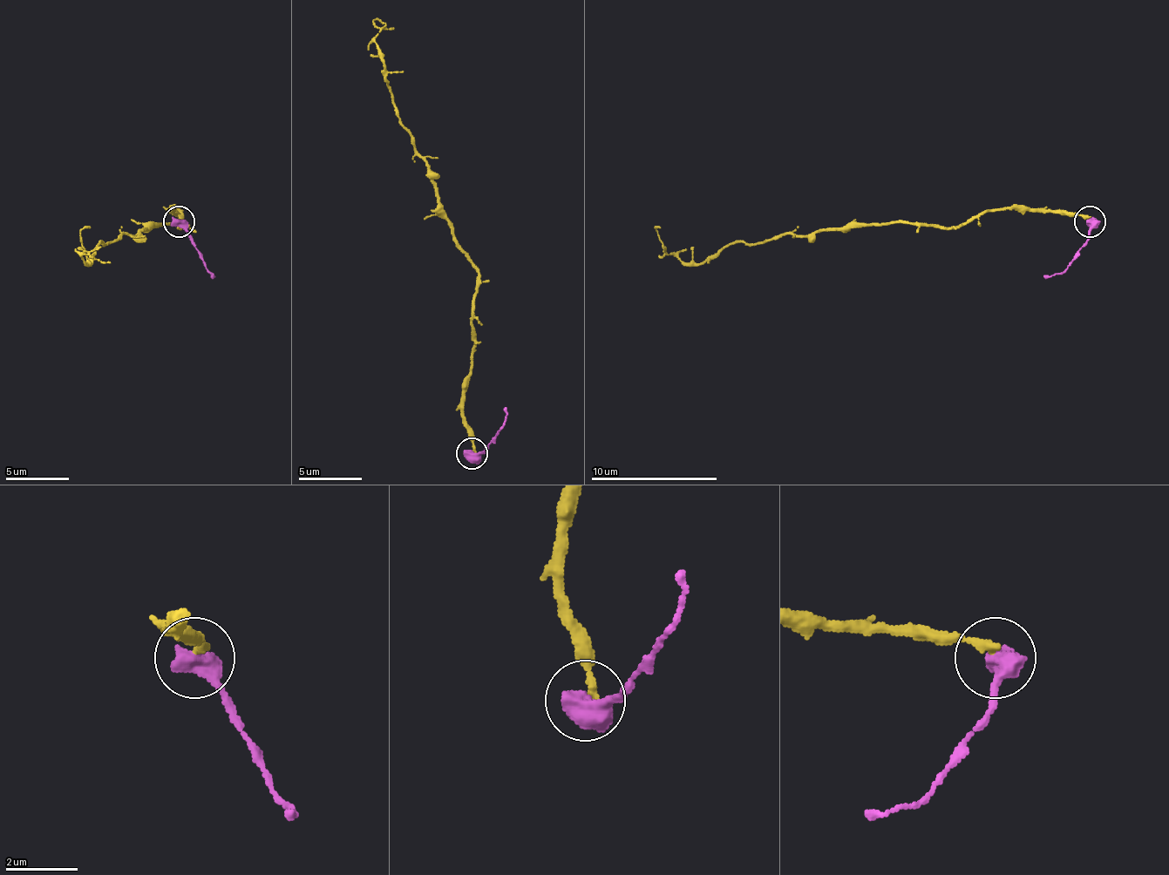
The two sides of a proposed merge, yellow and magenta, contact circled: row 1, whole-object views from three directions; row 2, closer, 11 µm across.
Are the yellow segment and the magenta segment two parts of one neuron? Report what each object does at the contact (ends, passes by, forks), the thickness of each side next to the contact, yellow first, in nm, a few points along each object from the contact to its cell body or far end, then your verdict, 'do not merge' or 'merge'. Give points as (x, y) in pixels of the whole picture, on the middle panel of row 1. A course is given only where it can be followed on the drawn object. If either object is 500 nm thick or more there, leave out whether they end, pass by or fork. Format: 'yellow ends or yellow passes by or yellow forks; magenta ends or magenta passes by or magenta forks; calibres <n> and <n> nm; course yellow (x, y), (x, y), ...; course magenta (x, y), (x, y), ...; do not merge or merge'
calibres 240 and 750 nm; course yellow (471, 452), (465, 383), (471, 376), (477, 265), (445, 214), (429, 163), (401, 122), (372, 20), (382, 23); course magenta (471, 452), (480, 452), (506, 423), (502, 408); do not merge

